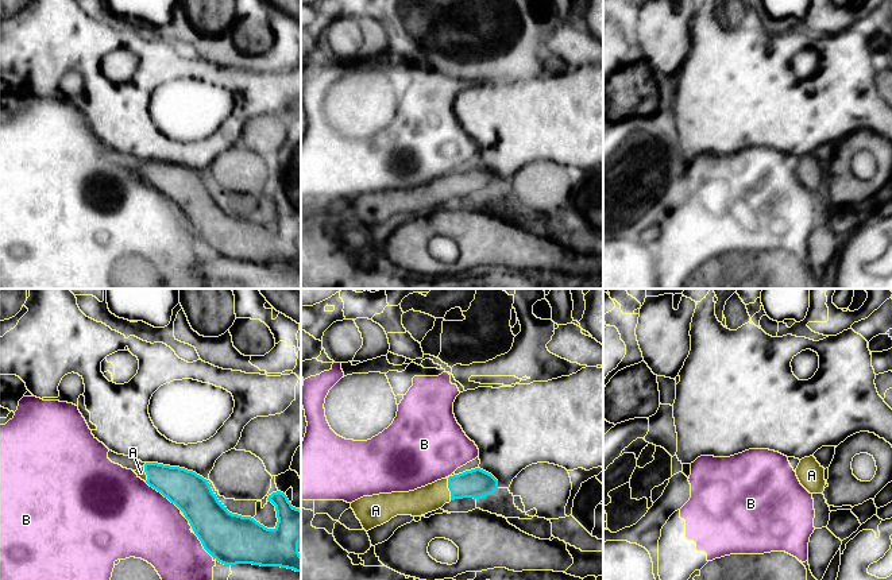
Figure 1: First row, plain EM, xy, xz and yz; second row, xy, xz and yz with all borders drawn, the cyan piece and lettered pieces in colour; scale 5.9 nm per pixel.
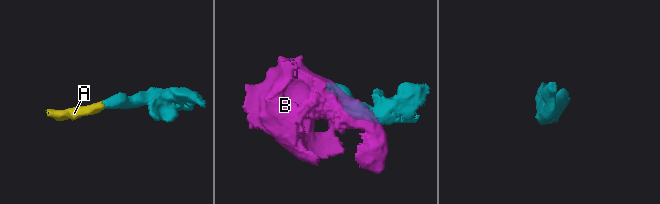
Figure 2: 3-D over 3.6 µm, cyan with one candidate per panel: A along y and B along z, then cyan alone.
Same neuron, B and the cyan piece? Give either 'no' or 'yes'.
no

